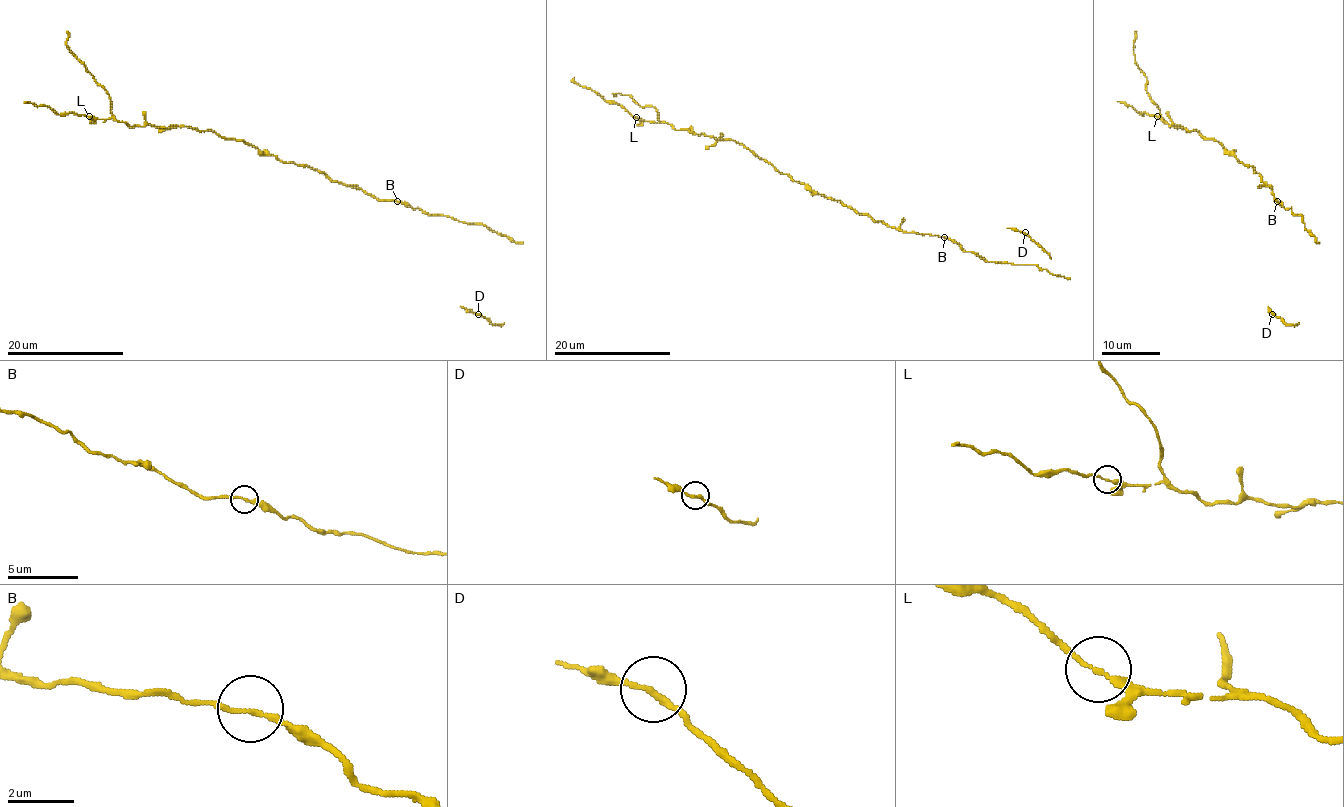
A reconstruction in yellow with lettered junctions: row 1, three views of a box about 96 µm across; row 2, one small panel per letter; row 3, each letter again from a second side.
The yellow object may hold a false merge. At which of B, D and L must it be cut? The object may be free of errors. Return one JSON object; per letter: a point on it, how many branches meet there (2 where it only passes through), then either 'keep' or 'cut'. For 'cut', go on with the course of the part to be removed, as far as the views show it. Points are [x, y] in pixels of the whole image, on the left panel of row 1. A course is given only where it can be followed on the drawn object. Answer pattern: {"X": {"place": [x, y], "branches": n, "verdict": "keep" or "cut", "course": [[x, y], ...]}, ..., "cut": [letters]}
{"B": {"place": [397, 201], "branches": 2, "verdict": "keep"}, "D": {"place": [478, 314], "branches": 2, "verdict": "keep"}, "L": {"place": [89, 116], "branches": 2, "verdict": "keep"}, "cut": []}

